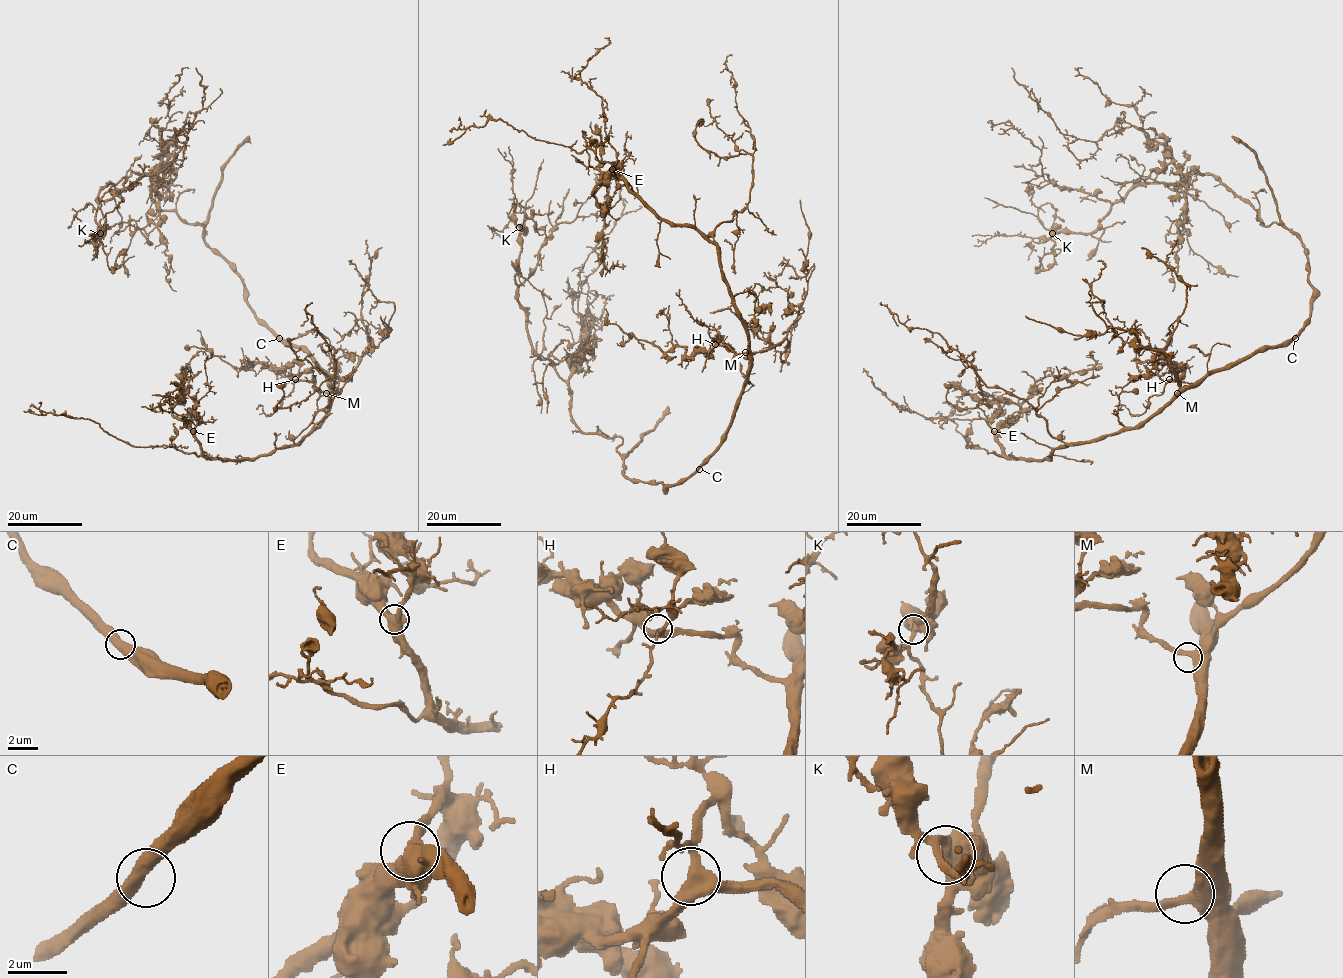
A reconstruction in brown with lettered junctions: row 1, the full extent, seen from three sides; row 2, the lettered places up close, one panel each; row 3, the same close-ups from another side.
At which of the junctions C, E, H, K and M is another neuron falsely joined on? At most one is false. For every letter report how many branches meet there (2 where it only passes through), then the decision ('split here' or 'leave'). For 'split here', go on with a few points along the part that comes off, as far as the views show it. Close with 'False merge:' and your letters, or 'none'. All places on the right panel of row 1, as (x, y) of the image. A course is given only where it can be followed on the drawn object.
C: 2 branches meet; leave
E: 3 branches meet; leave
H: 3 branches meet; leave
K: 2 branches meet; leave
M: 2 branches meet; leave
False merge: none

